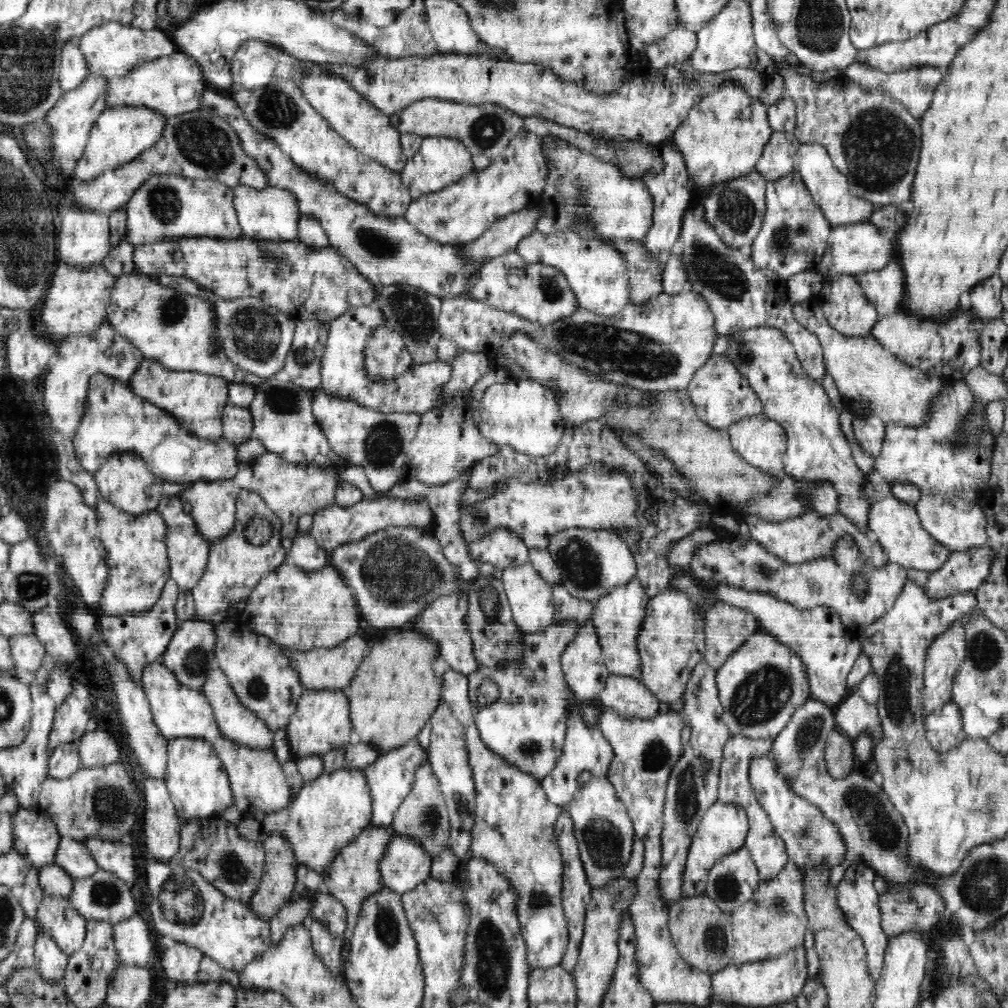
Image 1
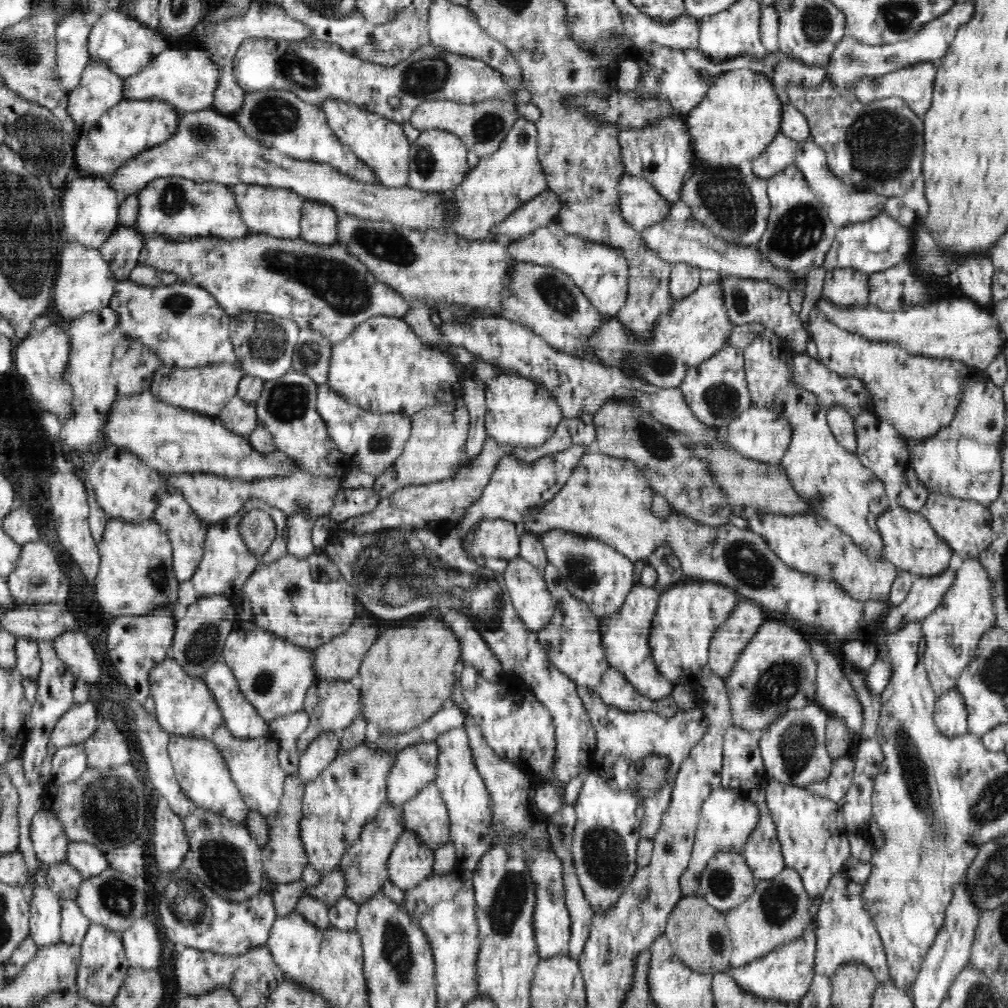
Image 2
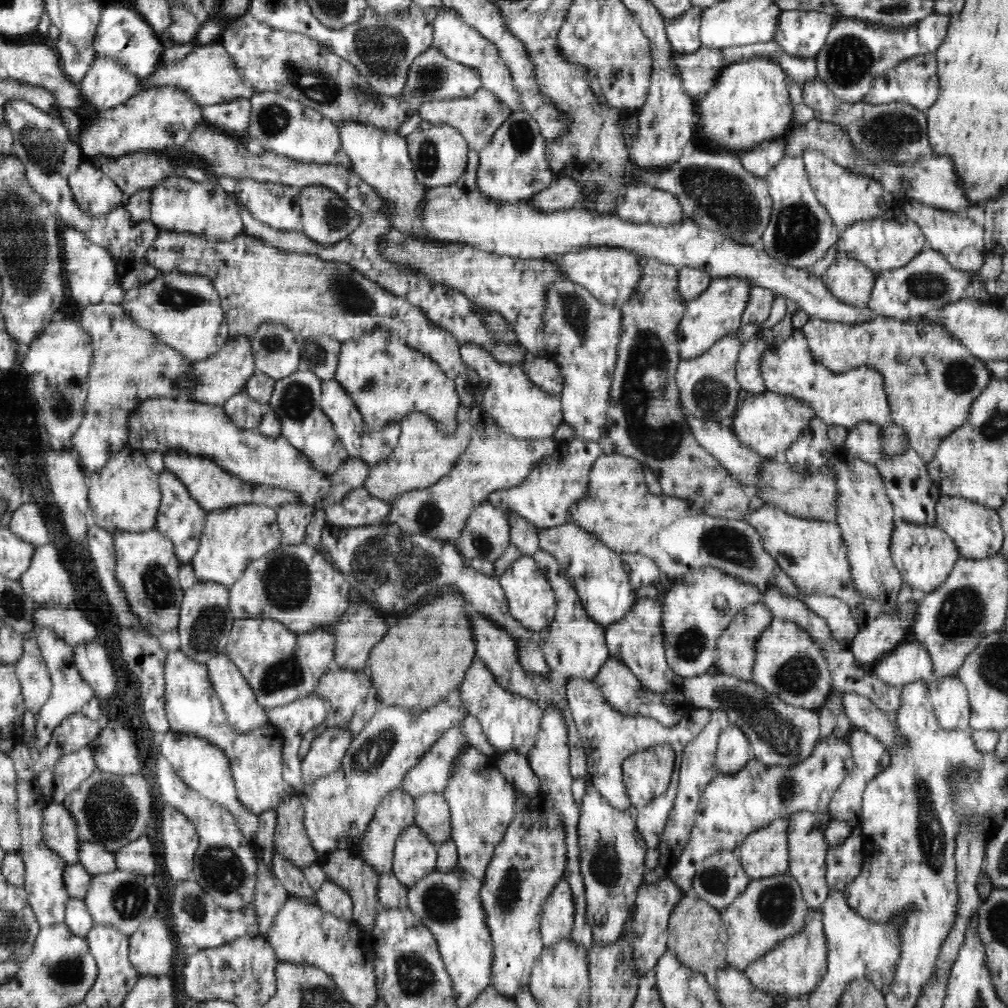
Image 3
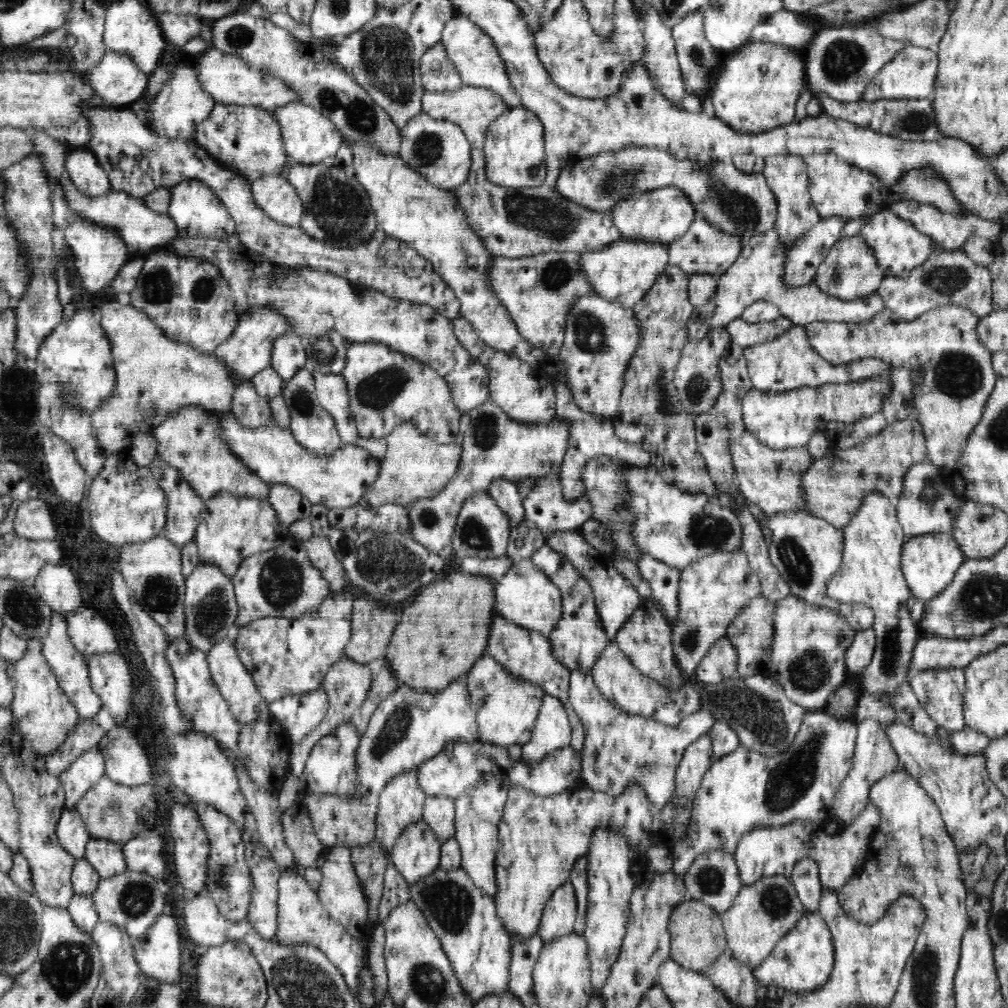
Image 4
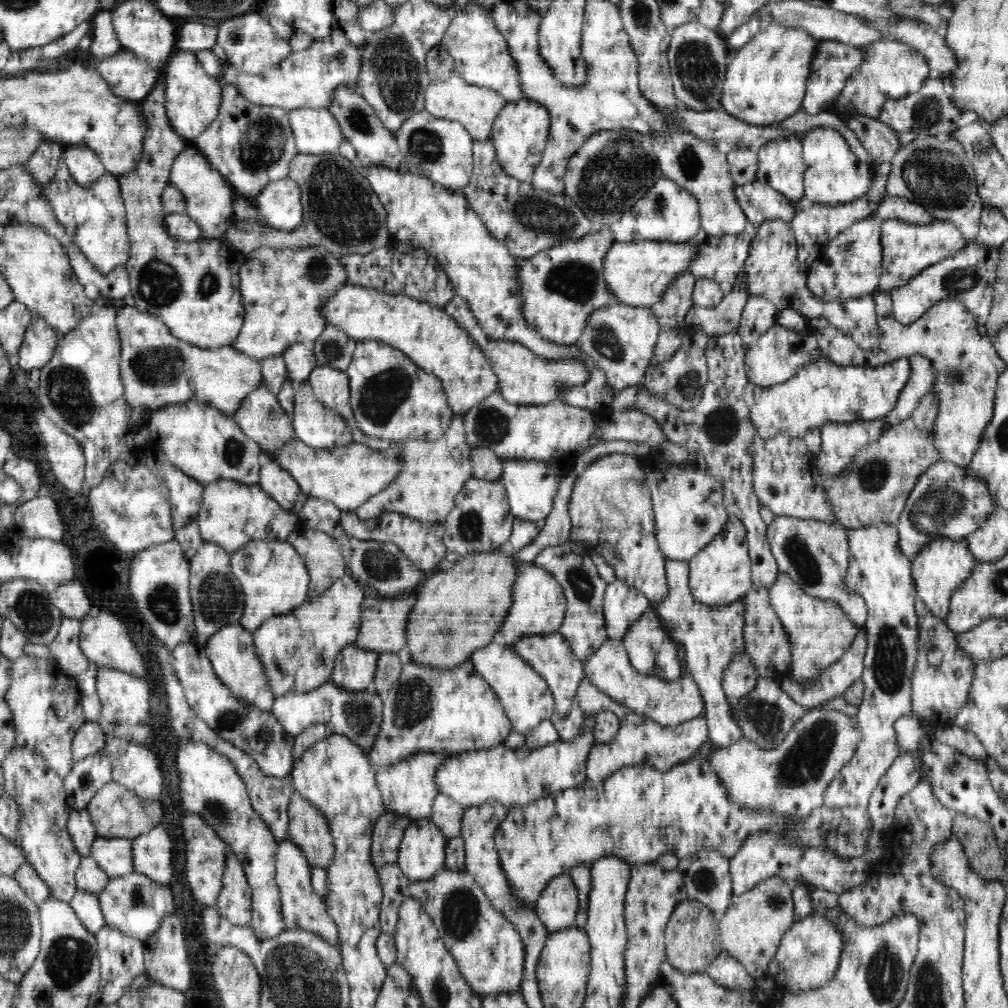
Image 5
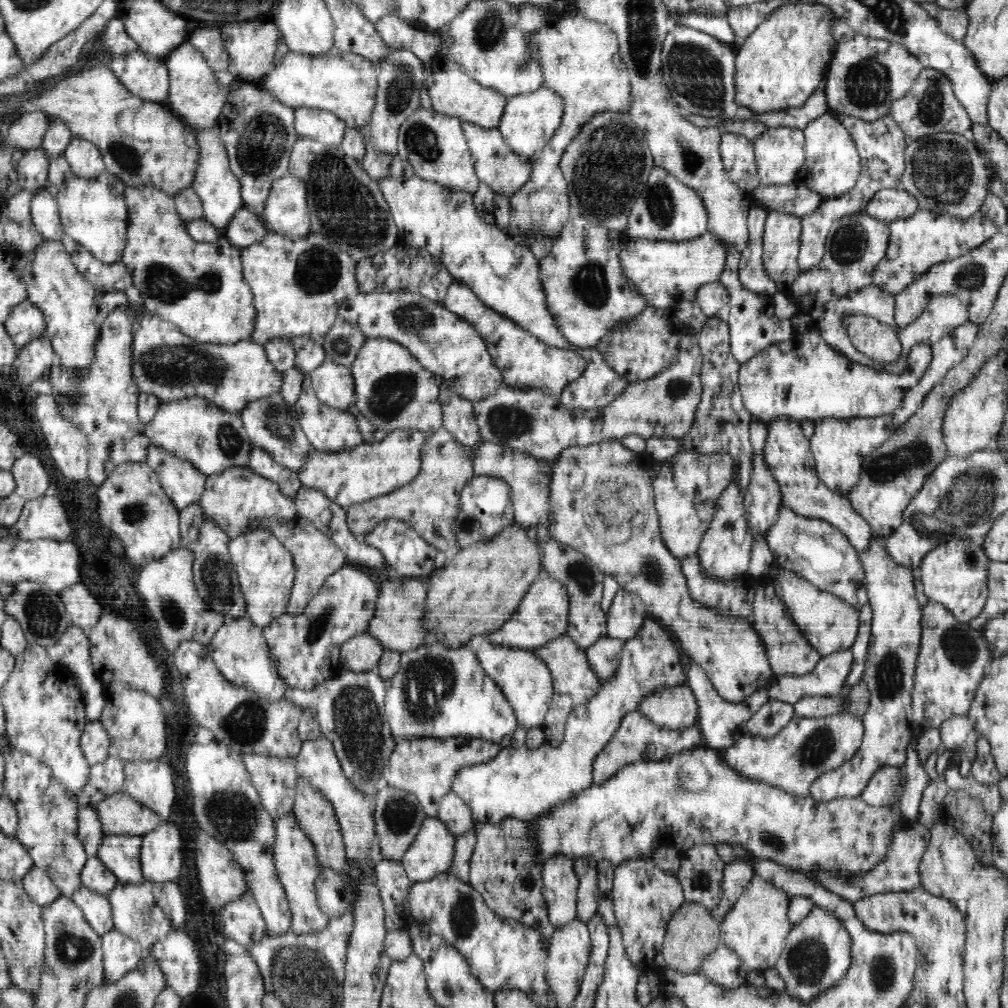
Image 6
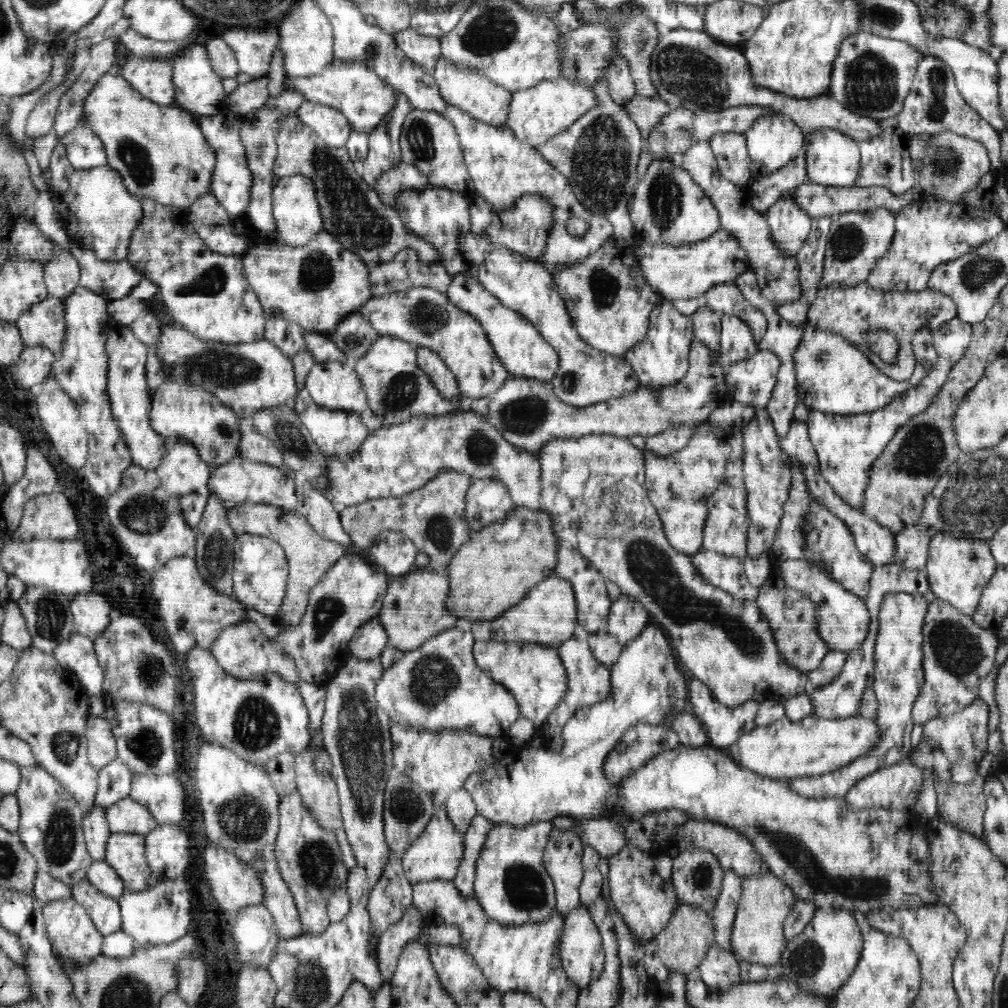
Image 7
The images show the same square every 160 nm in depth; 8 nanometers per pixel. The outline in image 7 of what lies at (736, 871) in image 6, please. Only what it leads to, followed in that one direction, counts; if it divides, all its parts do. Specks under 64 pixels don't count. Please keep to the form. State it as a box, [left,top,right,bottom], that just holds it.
[709,871,742,955]

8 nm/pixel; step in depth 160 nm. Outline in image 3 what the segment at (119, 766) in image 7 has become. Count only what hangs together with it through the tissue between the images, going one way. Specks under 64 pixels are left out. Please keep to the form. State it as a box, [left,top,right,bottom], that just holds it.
[52,746,96,804]

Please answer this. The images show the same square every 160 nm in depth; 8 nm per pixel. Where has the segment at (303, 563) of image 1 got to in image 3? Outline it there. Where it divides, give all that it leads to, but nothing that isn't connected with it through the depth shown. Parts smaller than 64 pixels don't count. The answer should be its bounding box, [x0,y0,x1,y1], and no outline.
[276,503,315,544]

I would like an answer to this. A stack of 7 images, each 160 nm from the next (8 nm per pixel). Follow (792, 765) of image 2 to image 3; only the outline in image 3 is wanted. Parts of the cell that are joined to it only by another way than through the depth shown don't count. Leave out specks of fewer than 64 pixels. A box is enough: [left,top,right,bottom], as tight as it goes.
[681,673,821,766]

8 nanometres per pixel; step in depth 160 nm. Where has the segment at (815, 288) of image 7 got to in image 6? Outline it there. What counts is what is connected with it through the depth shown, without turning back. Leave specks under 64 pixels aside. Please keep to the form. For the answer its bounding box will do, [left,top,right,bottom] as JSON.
[798,114,907,271]

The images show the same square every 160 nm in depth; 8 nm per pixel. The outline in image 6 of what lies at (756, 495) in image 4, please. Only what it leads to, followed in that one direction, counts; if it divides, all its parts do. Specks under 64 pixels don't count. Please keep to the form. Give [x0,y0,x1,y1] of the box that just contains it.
[764,416,876,553]

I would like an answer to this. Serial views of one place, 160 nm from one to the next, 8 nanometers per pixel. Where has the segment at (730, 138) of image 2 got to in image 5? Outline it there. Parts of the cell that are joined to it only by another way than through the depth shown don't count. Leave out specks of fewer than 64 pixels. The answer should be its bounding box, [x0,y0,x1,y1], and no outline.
[720,21,819,126]

